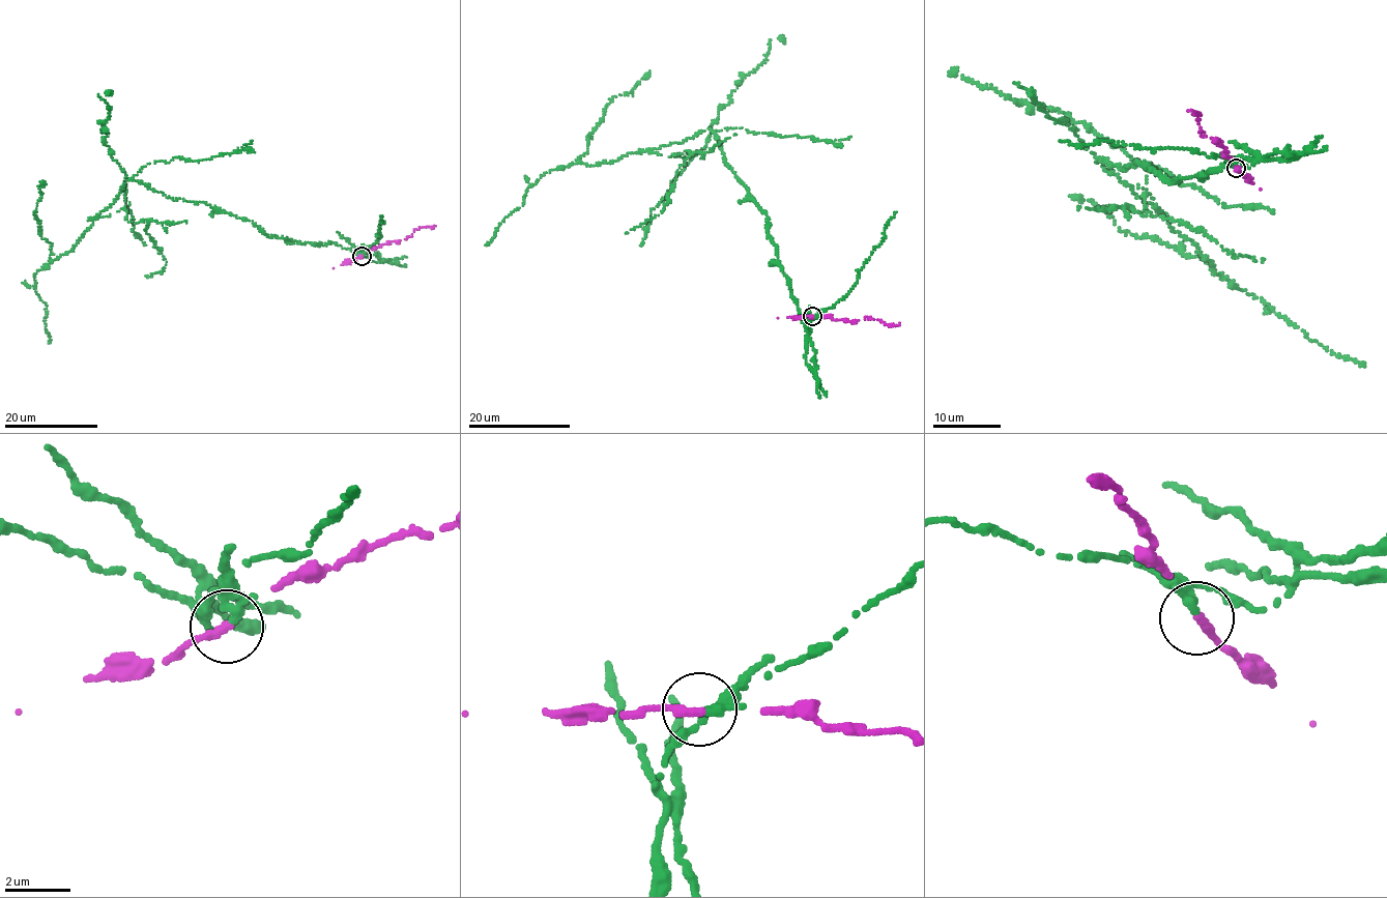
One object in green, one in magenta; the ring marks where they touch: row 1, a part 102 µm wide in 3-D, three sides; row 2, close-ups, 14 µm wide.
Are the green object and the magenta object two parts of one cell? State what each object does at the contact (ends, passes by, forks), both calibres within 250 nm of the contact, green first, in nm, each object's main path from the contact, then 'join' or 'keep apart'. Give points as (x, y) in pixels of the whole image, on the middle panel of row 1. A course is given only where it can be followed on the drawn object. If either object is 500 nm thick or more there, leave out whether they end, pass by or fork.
green ends; magenta ends; calibres 360 and 320 nm; course green (813, 316), (806, 328), (768, 216), (716, 135), (703, 131), (651, 151), (691, 158), (771, 40), (785, 42); course magenta (813, 316), (848, 322), (869, 317), (885, 324), (900, 324); keep apart

